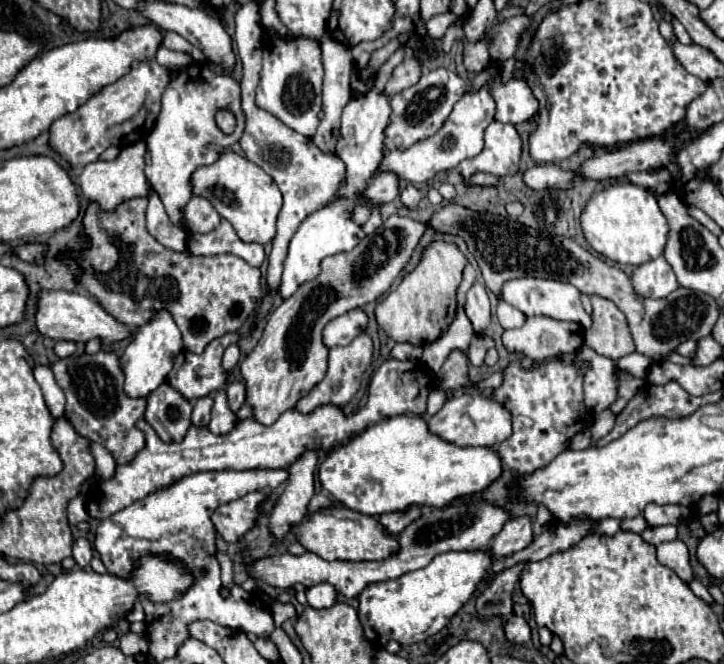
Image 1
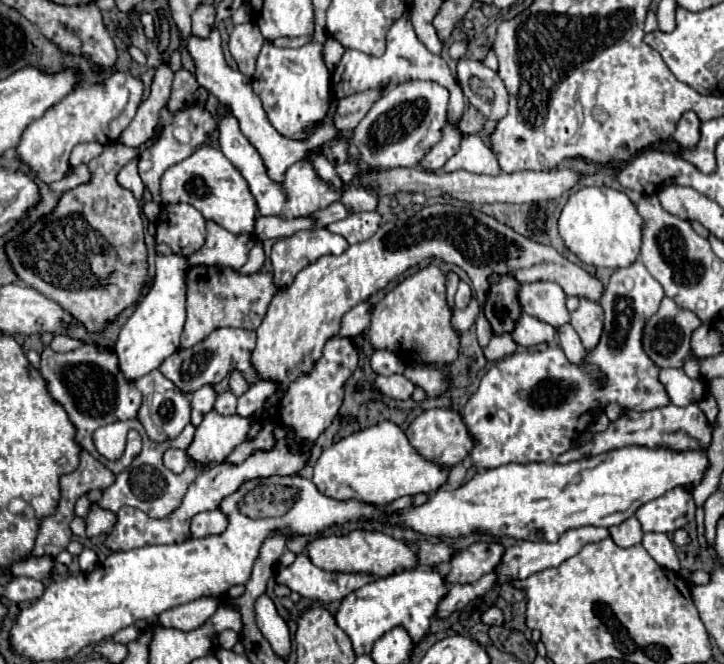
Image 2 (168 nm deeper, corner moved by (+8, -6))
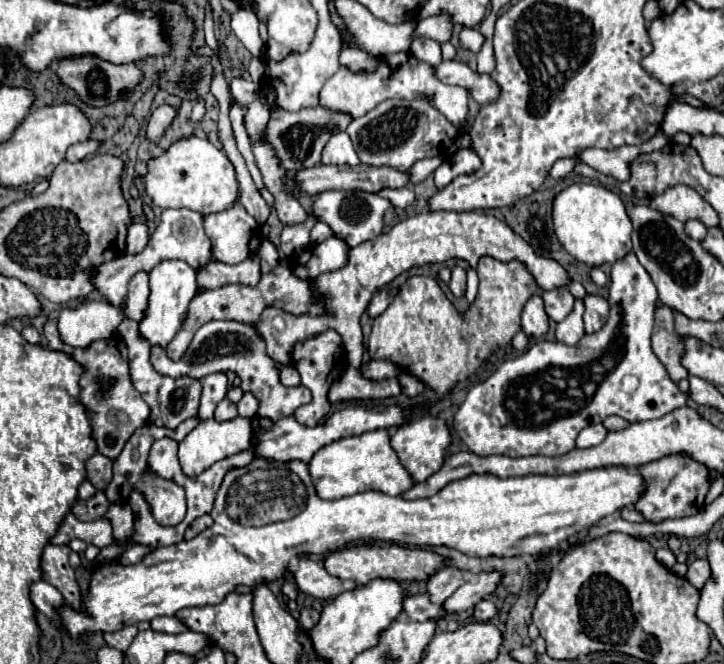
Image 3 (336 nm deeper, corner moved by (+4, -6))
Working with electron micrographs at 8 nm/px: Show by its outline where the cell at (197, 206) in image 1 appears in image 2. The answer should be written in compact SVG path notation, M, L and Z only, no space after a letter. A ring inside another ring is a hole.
M168 204L156 220L154 252L188 258L200 250L206 238L206 220L190 204Z

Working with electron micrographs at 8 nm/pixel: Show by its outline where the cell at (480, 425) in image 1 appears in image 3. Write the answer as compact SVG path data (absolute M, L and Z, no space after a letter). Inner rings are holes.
M430 414L400 426L392 434L392 448L396 450L396 454L400 454L400 462L404 462L404 466L412 474L414 482L426 482L428 476L436 474L442 468L442 464L448 456L450 444L452 444L452 434L448 430L446 420L430 416Z

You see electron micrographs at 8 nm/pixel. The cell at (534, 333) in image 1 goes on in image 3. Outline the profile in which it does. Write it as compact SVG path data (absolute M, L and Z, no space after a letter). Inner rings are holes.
M534 294L522 310L522 332L528 338L542 338L548 334L548 314L544 312L540 294Z

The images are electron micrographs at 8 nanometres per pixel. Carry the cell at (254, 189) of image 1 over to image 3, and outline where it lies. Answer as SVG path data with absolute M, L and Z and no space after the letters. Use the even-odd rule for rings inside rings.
M182 138L160 158L148 162L146 194L158 208L190 208L202 216L230 210L238 200L238 180L228 156L206 138Z

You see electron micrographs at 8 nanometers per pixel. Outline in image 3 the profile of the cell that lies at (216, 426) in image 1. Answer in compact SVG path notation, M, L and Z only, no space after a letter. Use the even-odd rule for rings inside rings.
M216 418L210 420L200 420L200 424L180 442L180 464L186 476L198 476L202 474L206 468L210 468L214 462L224 460L228 456L238 454L240 450L246 450L252 444L252 436L254 436L254 428L252 428L252 418L234 418L234 420L226 420L226 422L218 422Z

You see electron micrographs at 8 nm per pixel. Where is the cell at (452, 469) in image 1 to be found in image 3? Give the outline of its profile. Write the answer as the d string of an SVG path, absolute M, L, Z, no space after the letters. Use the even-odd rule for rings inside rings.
M388 430L364 432L362 436L352 436L352 438L342 438L340 442L332 442L322 450L318 450L310 464L308 468L312 482L316 486L318 496L324 500L338 500L366 490L378 490L388 496L400 496L402 492L410 490L416 484L410 472L400 462L396 450L390 446Z

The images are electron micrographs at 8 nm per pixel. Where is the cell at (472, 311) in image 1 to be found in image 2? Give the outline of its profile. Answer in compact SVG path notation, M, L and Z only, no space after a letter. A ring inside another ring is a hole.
M460 280L458 290L456 290L456 296L454 296L454 300L456 300L456 308L466 308L466 304L468 304L470 296L472 296L470 286L468 286L466 282L462 282L462 280Z

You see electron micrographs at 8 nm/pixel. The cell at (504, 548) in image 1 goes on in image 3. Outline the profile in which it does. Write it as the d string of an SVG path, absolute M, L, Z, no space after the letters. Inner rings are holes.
M446 566L442 570L438 570L430 582L428 582L428 592L432 602L444 602L446 598L450 598L462 584L464 584L464 572L452 566Z

